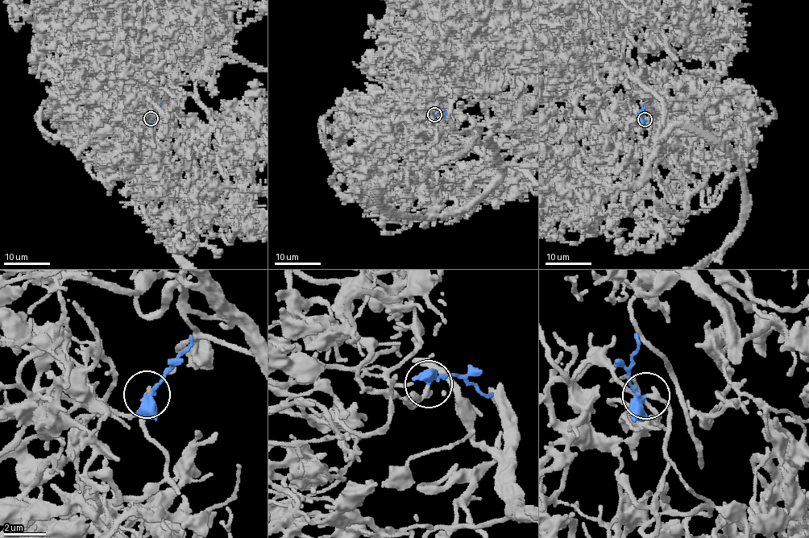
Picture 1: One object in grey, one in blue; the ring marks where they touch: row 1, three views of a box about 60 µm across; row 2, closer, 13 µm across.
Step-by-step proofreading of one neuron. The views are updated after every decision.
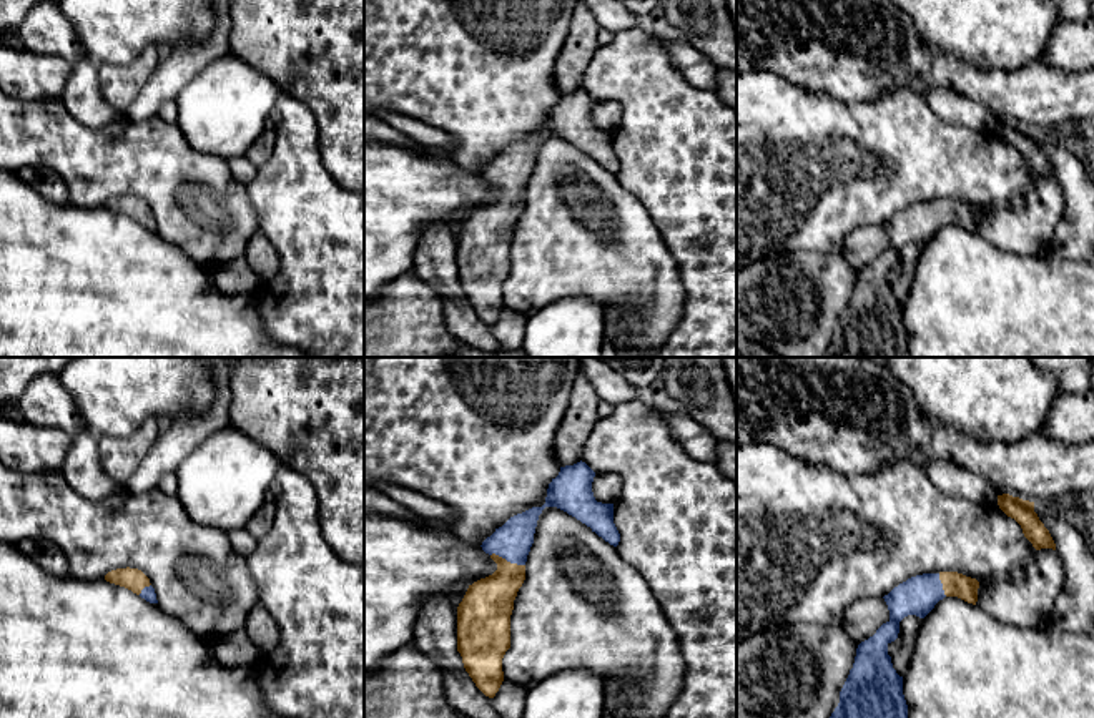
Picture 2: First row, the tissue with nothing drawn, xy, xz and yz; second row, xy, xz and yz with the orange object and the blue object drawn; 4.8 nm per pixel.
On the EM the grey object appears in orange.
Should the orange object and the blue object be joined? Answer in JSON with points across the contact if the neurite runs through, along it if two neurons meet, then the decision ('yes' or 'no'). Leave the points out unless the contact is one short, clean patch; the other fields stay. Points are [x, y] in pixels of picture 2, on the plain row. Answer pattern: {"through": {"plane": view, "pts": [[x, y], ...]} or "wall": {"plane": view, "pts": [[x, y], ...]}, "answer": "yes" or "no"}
{"through": {"plane": "xz", "pts": [[487, 231], [506, 208], [506, 188], [512, 168]]}, "answer": "yes"}

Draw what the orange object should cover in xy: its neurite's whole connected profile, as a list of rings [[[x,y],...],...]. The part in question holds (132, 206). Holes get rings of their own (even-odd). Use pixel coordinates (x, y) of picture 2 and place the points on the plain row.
[[[116,196],[105,203],[105,208],[131,218],[150,231],[158,231],[150,206],[138,196]]]

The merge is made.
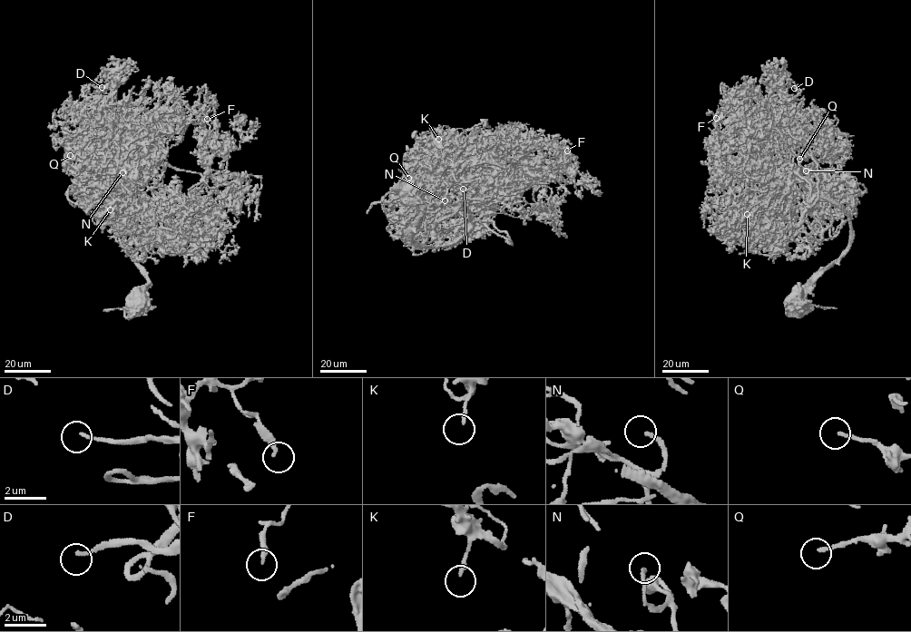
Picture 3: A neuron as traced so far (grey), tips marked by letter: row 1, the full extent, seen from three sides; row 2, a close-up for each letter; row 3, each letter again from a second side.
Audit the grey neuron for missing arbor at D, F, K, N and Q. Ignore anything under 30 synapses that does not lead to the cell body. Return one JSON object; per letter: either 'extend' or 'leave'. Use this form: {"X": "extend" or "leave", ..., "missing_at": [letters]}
{"D": "leave", "F": "leave", "K": "leave", "N": "leave", "Q": "extend", "missing_at": ["Q"]}

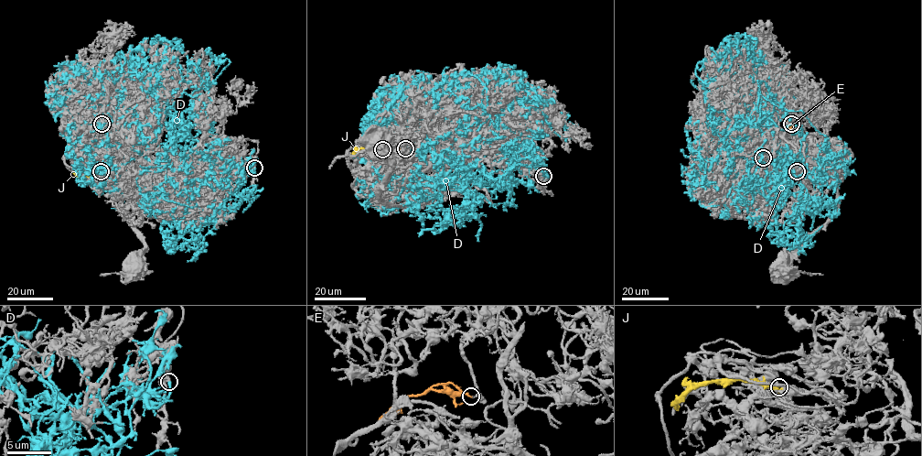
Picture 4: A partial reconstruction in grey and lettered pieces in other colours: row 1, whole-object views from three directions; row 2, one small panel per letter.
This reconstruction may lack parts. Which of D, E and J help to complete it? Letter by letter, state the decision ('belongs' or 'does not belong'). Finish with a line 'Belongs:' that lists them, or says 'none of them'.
D: does not belong
E: belongs
J: does not belong
Belongs: E

